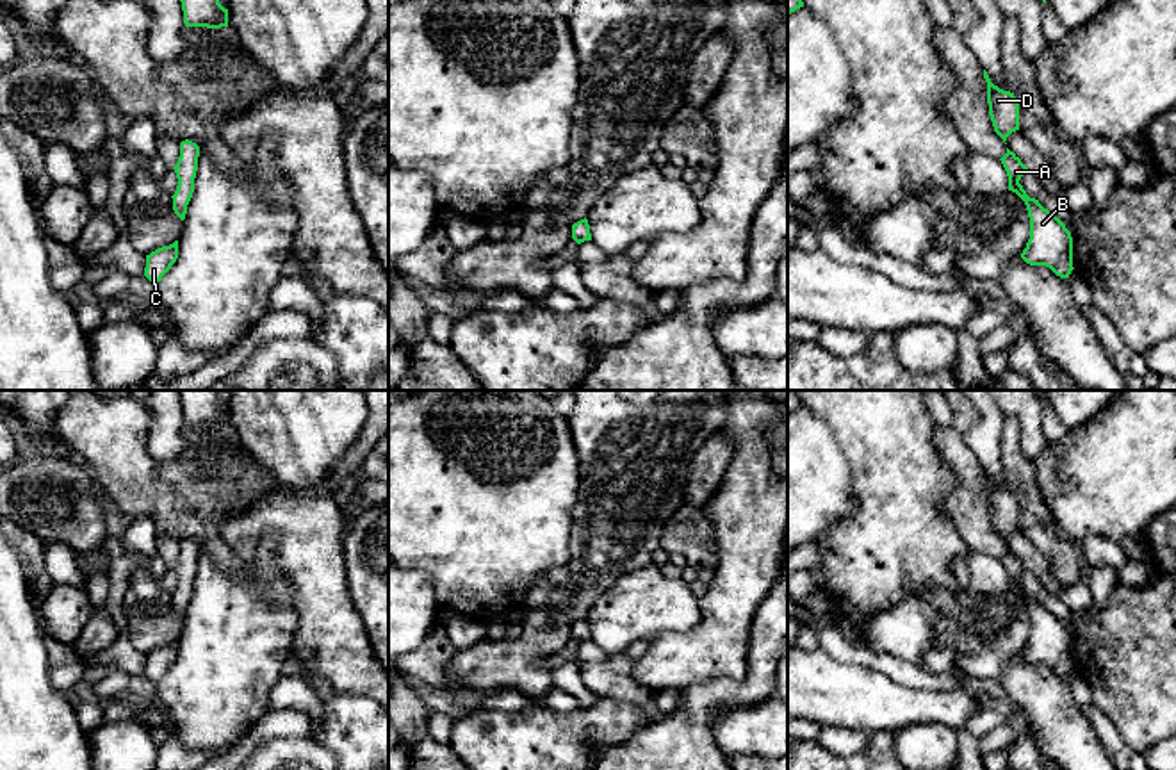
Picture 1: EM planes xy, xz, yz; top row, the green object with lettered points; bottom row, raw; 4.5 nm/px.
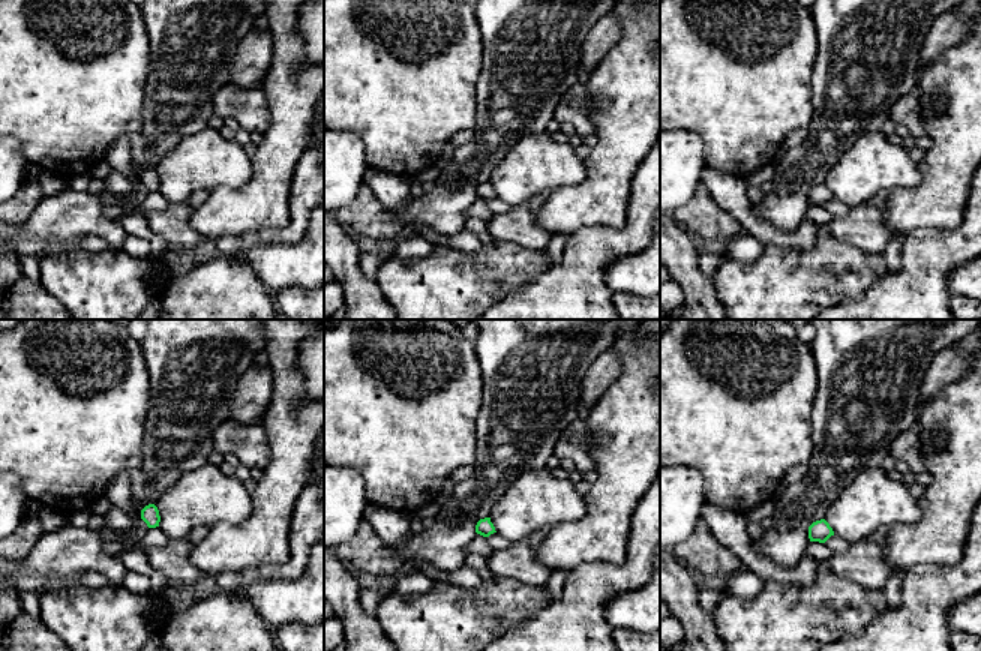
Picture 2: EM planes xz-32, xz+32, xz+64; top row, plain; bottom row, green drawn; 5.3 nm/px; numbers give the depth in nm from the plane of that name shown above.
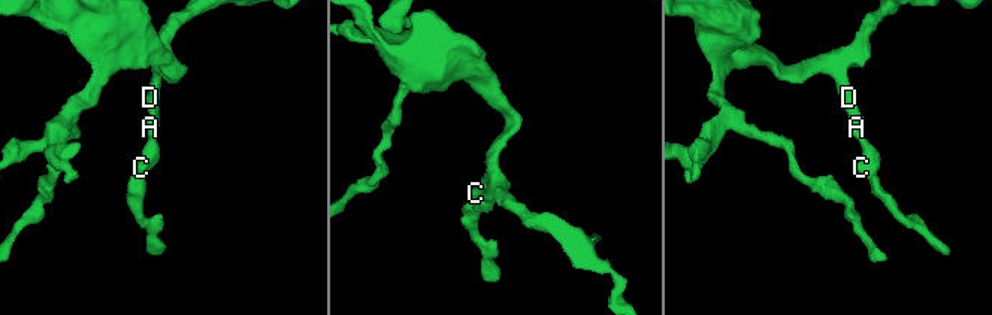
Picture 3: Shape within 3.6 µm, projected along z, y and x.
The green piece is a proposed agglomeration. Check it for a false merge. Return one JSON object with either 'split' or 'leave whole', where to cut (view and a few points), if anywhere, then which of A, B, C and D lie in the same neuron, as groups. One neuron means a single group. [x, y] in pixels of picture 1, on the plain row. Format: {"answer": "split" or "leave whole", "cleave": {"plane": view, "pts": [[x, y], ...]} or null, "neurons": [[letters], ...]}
{"answer": "leave whole", "cleave": null, "neurons": [["A", "B", "C", "D"]]}

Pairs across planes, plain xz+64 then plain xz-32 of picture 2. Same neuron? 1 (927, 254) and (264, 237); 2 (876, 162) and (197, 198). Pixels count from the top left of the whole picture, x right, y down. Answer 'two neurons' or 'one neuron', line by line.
1: one neuron
2: two neurons

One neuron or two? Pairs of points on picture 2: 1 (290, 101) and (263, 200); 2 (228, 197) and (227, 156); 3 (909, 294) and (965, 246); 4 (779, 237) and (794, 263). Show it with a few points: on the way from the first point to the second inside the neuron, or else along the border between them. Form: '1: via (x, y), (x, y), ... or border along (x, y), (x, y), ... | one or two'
1: via (290, 125), (290, 131), (273, 162), (272, 176) | one
2: border along (252, 161), (246, 182), (209, 192) | two
3: via (923, 281), (951, 252) | one
4: border along (818, 236), (812, 246), (767, 243) | two

